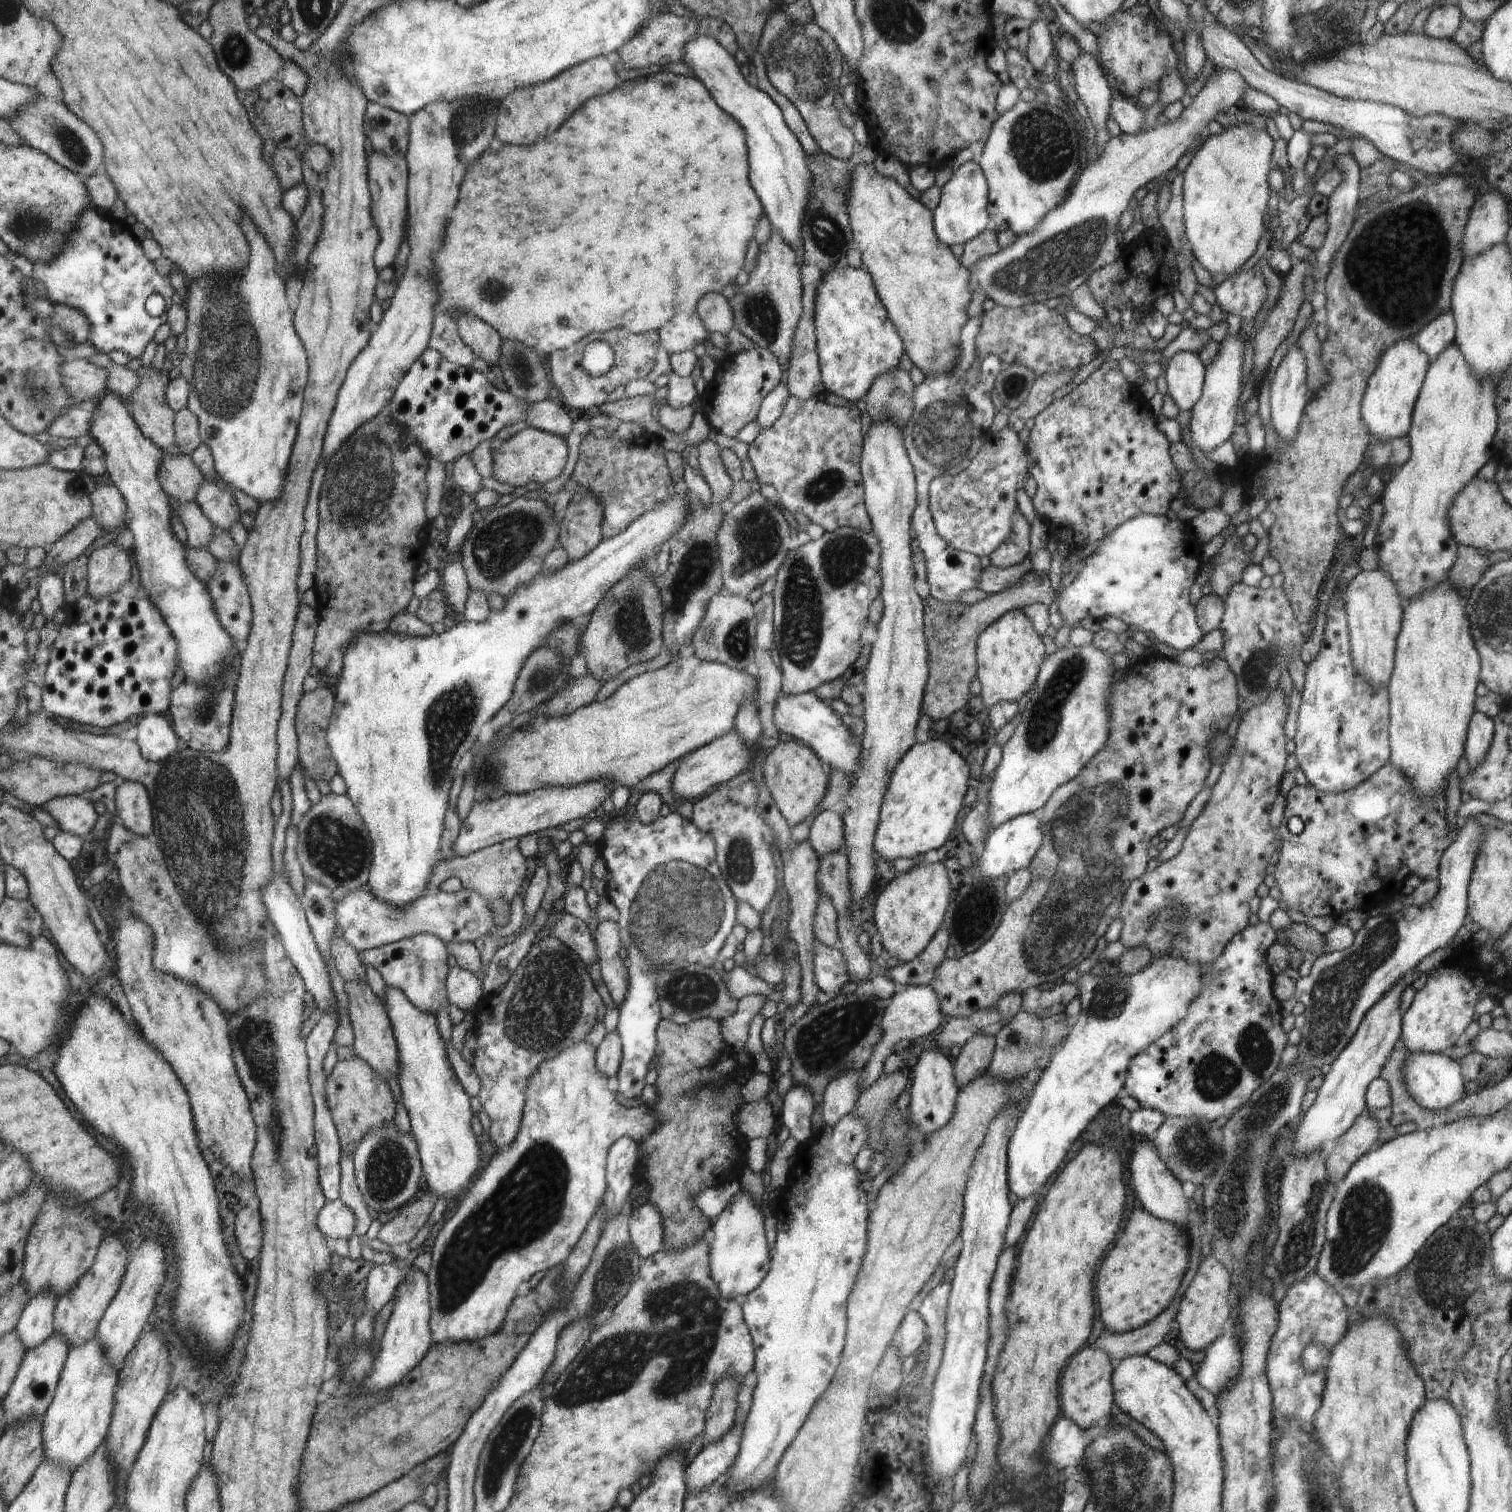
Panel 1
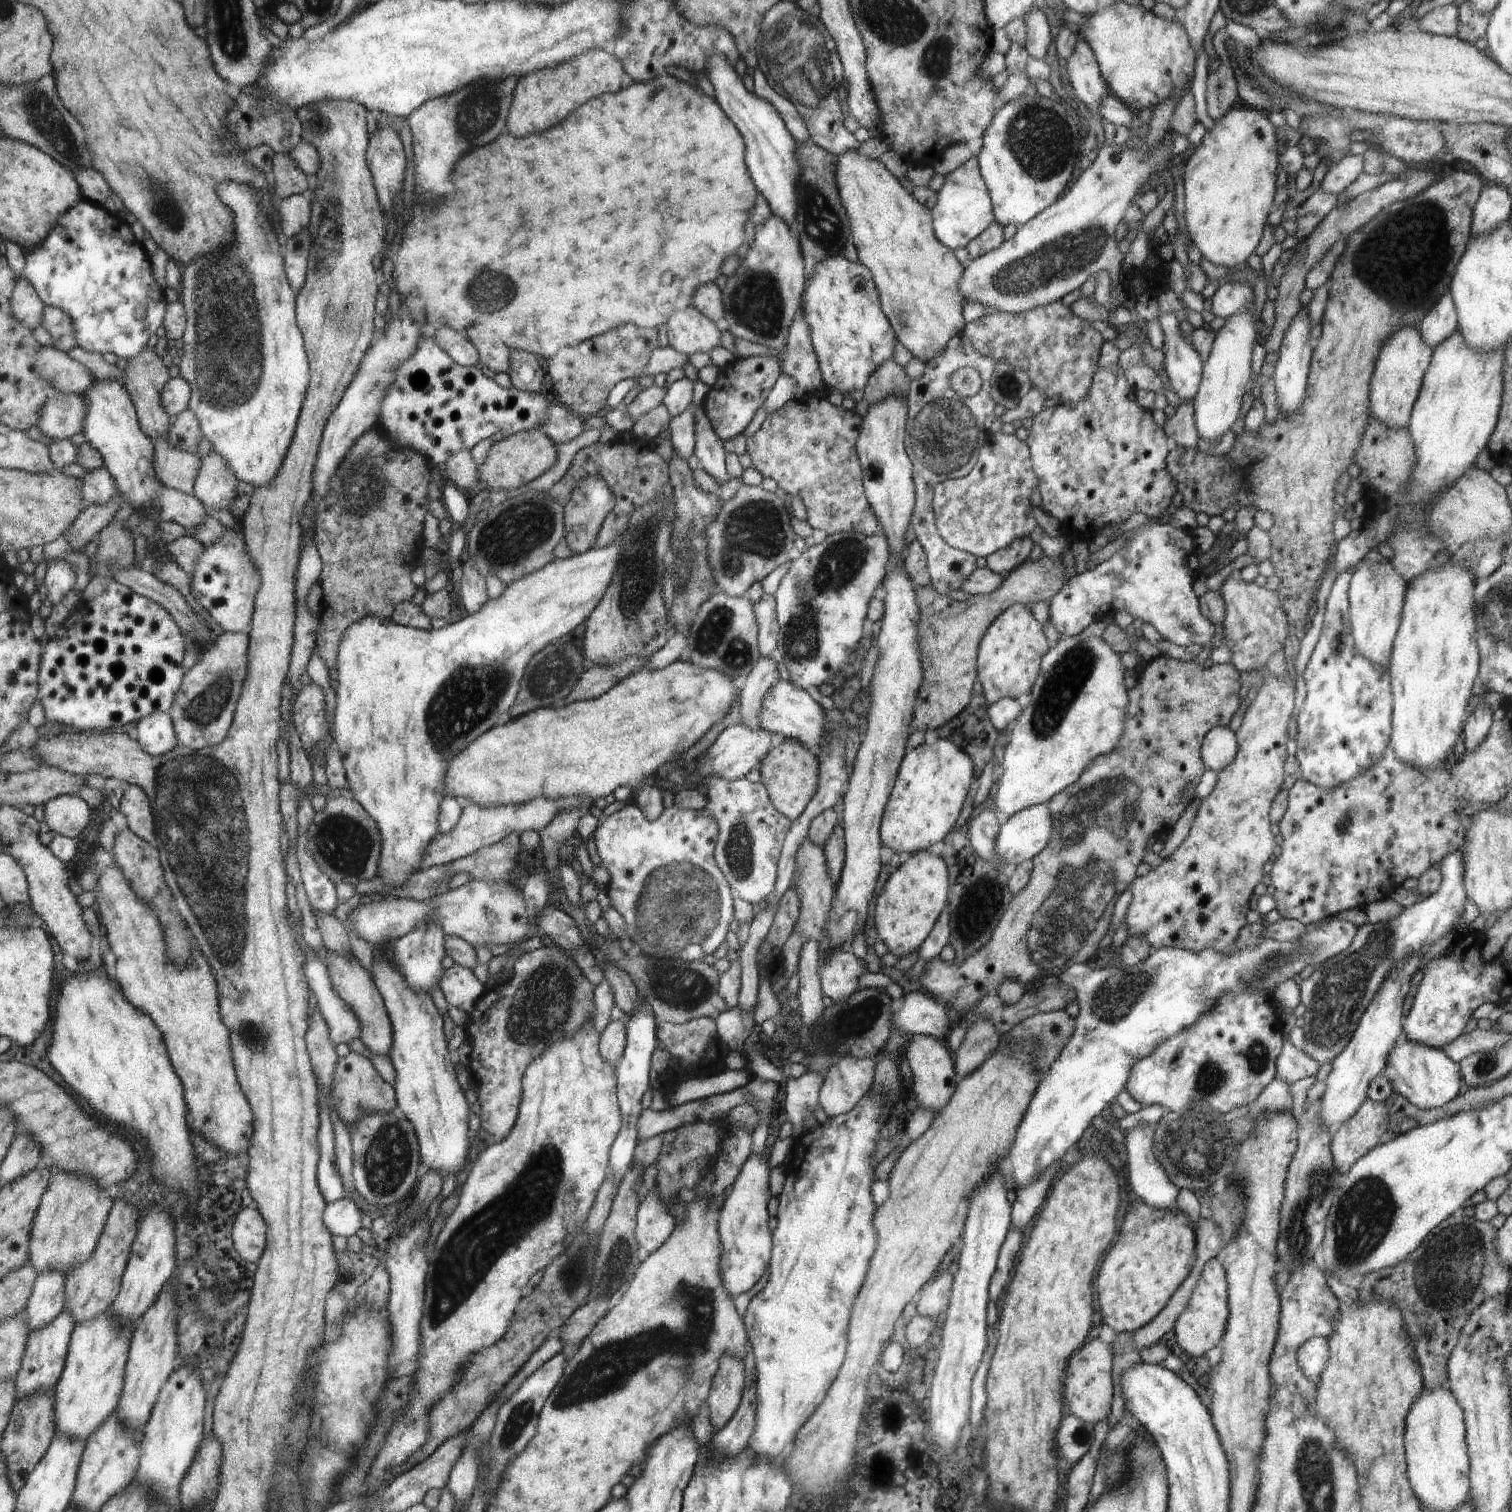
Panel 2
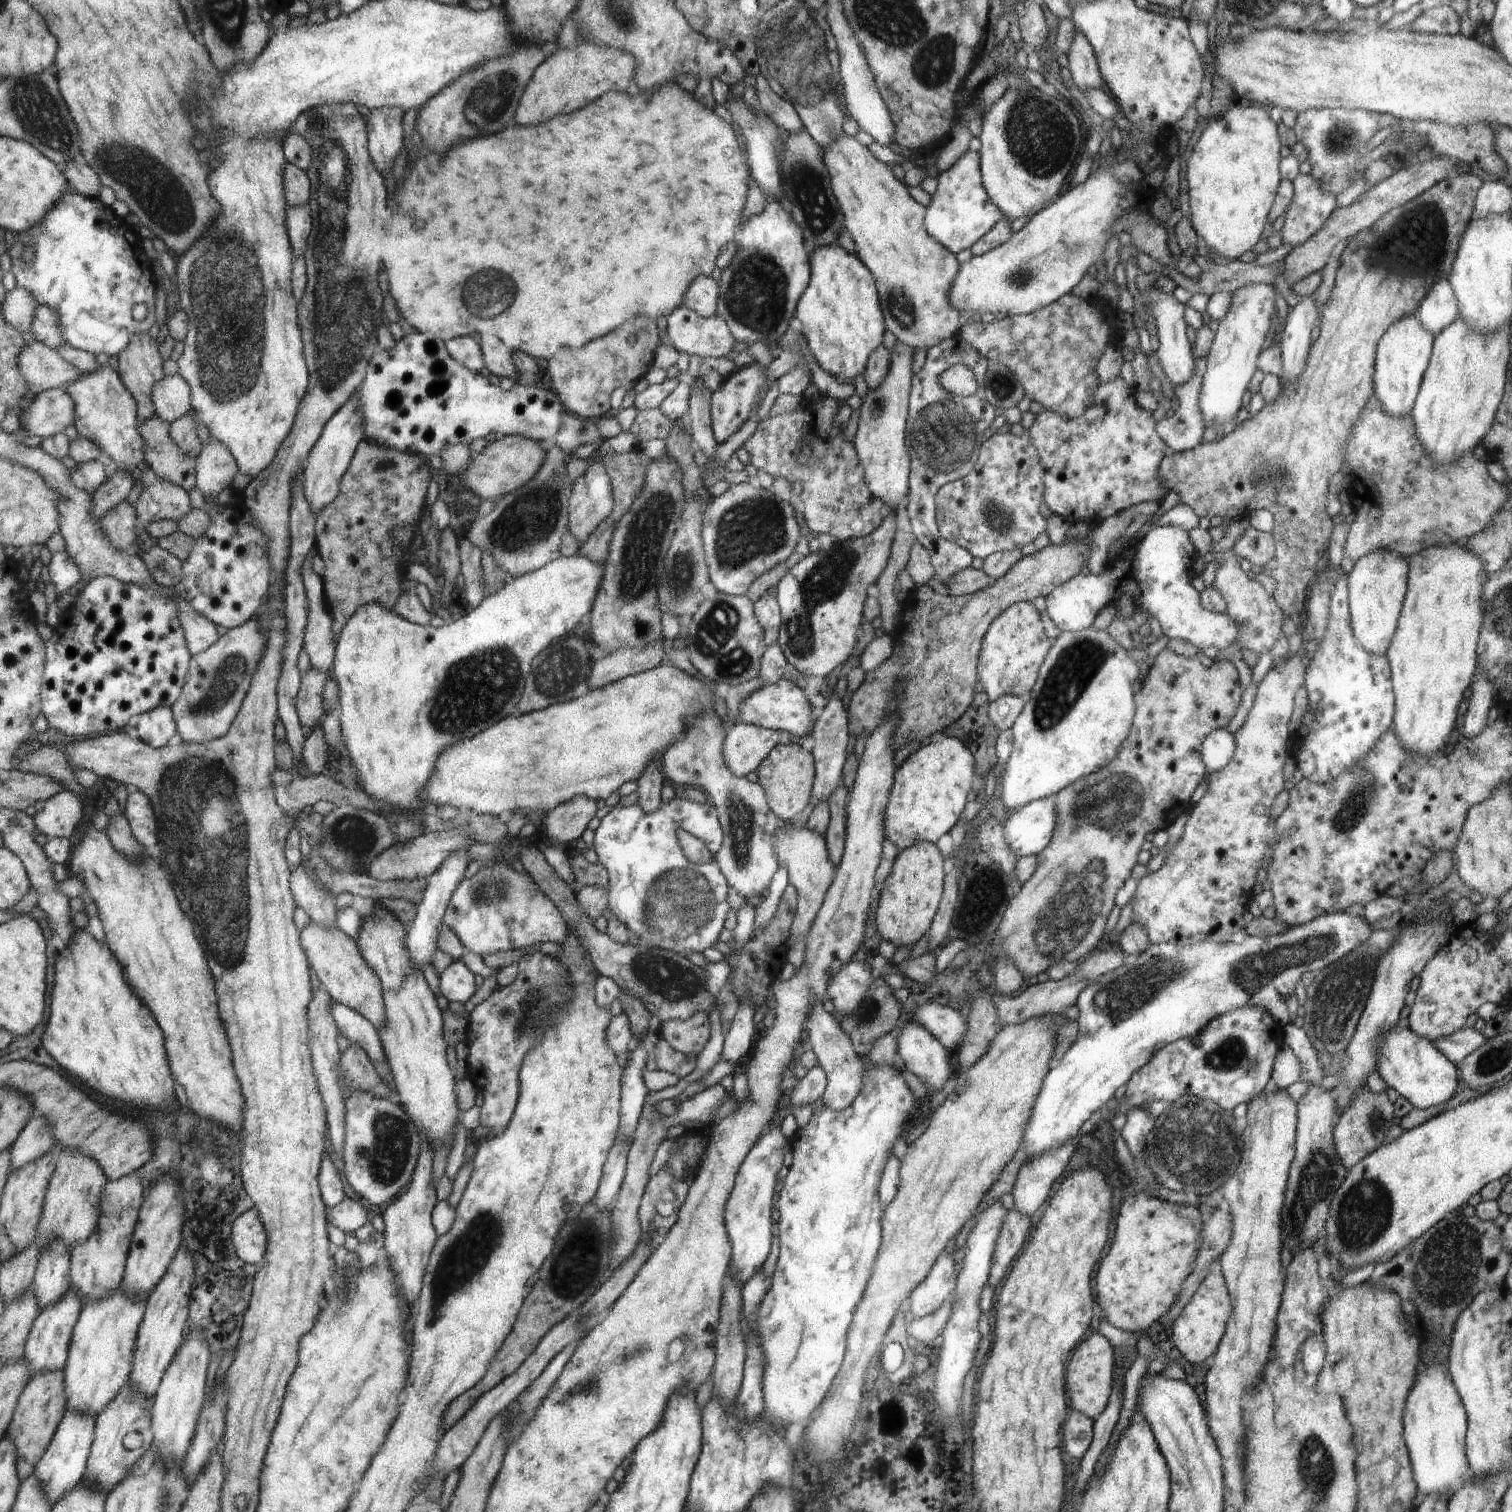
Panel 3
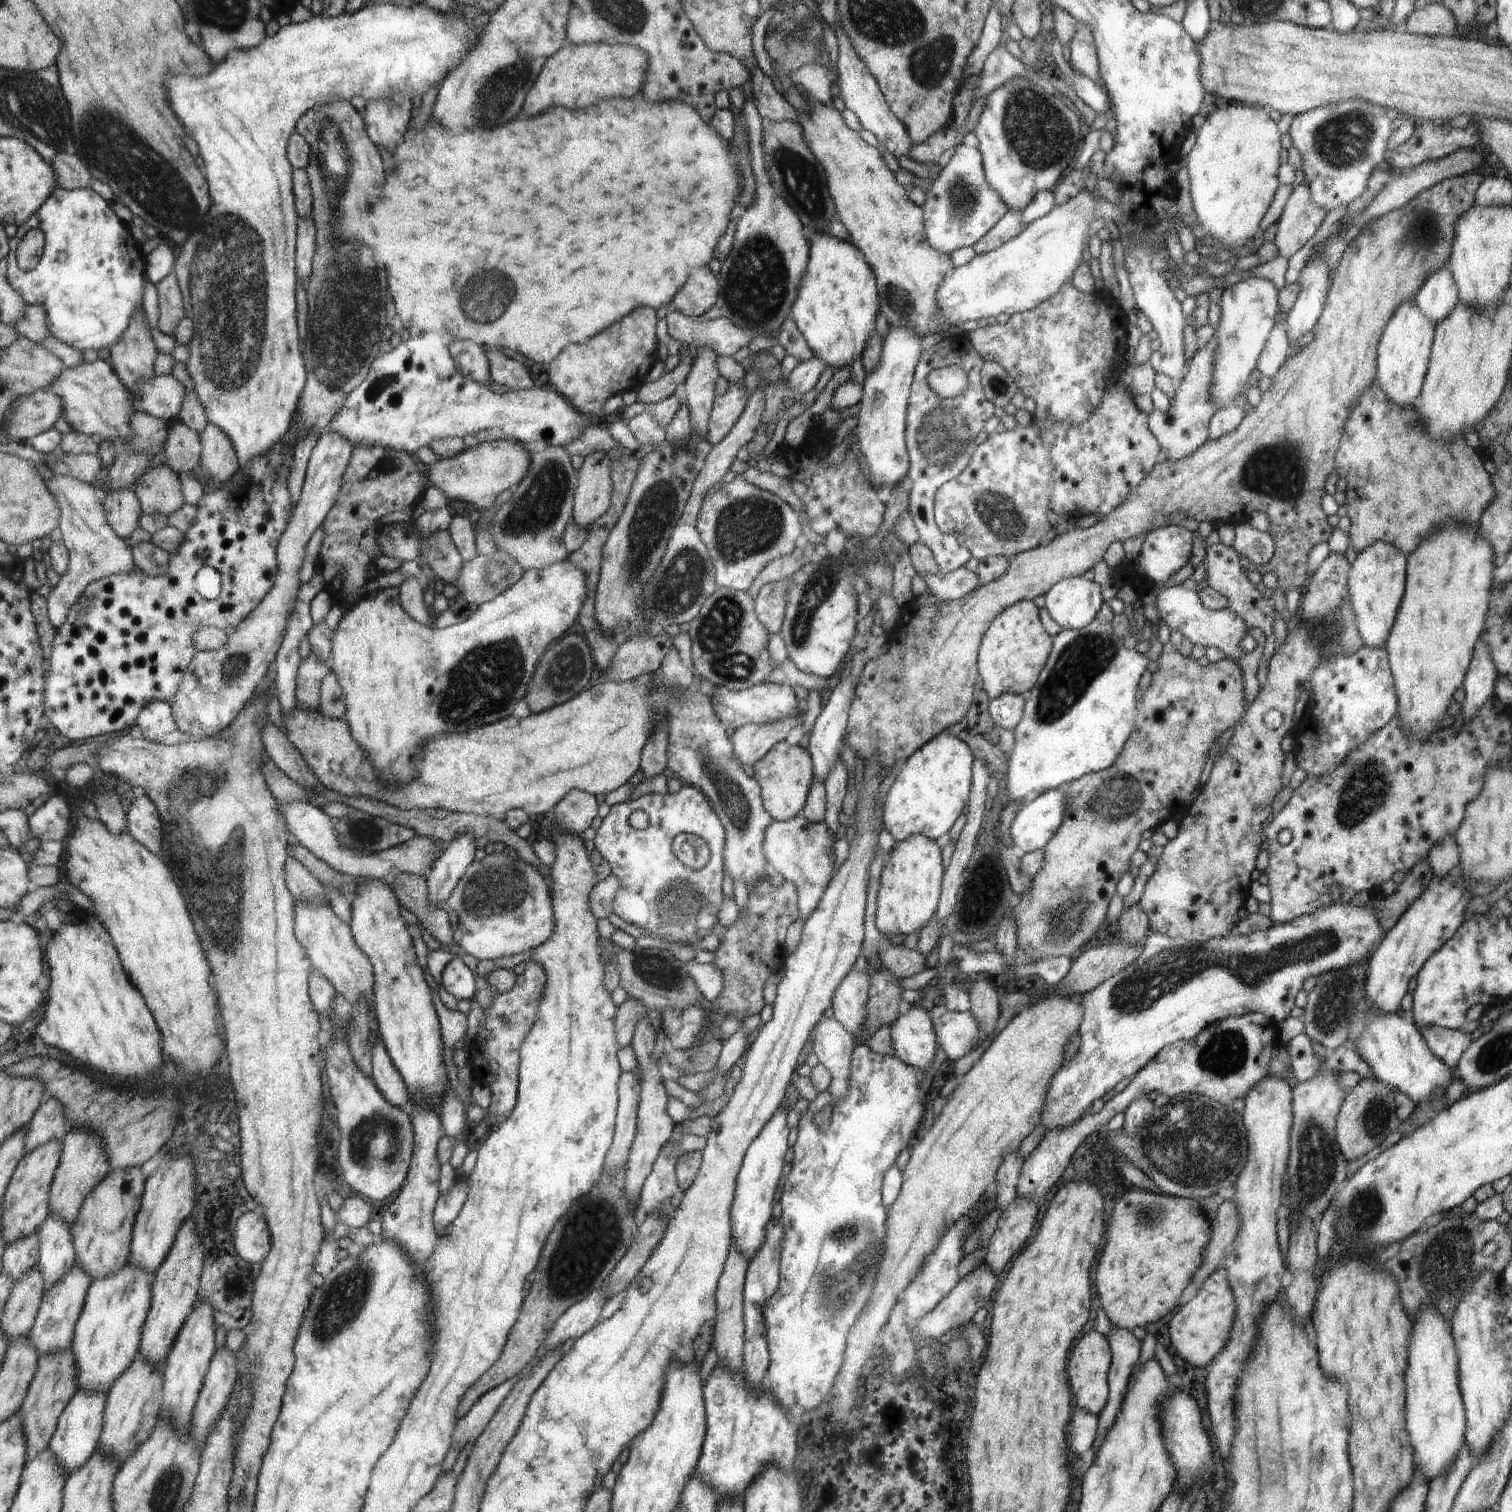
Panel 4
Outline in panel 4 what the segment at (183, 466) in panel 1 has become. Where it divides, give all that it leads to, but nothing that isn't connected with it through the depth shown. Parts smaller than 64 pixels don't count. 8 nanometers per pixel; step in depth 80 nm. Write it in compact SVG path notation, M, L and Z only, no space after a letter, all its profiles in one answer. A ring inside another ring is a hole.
M133 412L131 425L134 434L129 440L127 449L132 453L150 451L154 456L160 448L165 452L165 446L173 423L152 416L148 413Z

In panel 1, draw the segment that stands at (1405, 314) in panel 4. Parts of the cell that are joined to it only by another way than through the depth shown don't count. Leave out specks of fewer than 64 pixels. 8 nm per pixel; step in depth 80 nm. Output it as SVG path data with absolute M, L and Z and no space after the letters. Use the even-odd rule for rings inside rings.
M1410 337L1396 341L1383 352L1374 374L1368 379L1361 402L1361 415L1370 439L1380 442L1382 439L1394 439L1409 433L1411 414L1429 363L1429 356Z

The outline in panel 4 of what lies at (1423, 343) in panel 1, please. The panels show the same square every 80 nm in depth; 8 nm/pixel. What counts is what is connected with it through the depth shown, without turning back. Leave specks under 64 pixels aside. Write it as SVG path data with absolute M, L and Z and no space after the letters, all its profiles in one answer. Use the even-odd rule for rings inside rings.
M1444 266L1433 272L1414 298L1416 306L1436 325L1443 318L1446 318L1456 303L1459 301L1459 290L1456 286L1454 277L1450 274L1449 269Z

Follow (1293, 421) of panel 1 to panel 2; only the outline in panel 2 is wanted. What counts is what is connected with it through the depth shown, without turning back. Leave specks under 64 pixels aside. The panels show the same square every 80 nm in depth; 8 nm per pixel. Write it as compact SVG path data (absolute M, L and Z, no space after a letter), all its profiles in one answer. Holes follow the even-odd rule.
M1303 305L1292 319L1277 352L1279 357L1275 366L1273 378L1276 385L1280 413L1288 414L1297 411L1298 408L1301 407L1307 387L1307 376L1314 345L1310 335L1310 310L1307 311L1303 309L1304 307Z

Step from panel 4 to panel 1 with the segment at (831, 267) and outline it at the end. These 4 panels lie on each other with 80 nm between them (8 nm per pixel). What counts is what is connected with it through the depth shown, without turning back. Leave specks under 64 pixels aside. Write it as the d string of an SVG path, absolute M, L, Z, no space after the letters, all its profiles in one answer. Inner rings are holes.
M838 264L826 272L817 286L814 315L821 379L826 392L835 393L836 396L846 398L848 403L856 404L858 400L864 400L877 376L898 367L900 357L905 354L904 341L884 308L884 302L873 284L873 277L863 266L854 268L848 264Z

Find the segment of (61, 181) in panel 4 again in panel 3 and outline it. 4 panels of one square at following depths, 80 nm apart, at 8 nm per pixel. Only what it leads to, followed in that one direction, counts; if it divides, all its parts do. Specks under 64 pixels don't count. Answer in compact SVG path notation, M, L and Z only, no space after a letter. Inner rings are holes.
M84 158L68 163L64 172L69 180L70 191L101 198L101 186L104 185L101 176Z

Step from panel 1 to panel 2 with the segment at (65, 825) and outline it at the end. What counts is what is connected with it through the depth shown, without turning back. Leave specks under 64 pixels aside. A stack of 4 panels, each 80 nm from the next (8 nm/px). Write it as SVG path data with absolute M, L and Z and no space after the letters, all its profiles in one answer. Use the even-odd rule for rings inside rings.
M77 794L53 798L45 808L44 825L54 836L78 839L92 822L92 807Z

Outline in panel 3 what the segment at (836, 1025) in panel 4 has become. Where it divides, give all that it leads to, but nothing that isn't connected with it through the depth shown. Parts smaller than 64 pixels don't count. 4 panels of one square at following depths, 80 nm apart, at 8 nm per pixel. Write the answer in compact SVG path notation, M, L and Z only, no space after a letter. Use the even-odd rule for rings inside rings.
M818 1000L815 1001L809 1022L805 1025L809 1038L807 1047L814 1051L819 1065L824 1069L827 1076L826 1090L823 1092L819 1103L835 1111L845 1109L857 1097L864 1074L863 1064L853 1047L853 1042L849 1034L840 1028L833 1013L828 1013Z

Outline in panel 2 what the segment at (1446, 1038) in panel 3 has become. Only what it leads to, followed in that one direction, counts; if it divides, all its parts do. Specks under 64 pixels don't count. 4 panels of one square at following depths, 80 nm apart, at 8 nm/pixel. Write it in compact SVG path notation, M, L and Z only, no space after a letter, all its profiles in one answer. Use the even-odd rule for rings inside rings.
M1477 1027L1471 1032L1458 1036L1457 1039L1445 1044L1441 1049L1454 1062L1460 1063L1463 1059L1475 1053L1478 1053L1478 1055L1492 1054L1495 1048L1502 1046L1506 1042L1506 1038L1507 1034L1504 1032L1485 1031Z

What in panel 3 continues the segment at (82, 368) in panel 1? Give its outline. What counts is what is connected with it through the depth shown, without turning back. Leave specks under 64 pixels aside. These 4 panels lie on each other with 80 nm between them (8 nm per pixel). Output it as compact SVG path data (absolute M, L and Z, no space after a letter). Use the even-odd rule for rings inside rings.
M38 340L22 352L20 366L36 395L55 388L66 388L85 375L56 349Z

